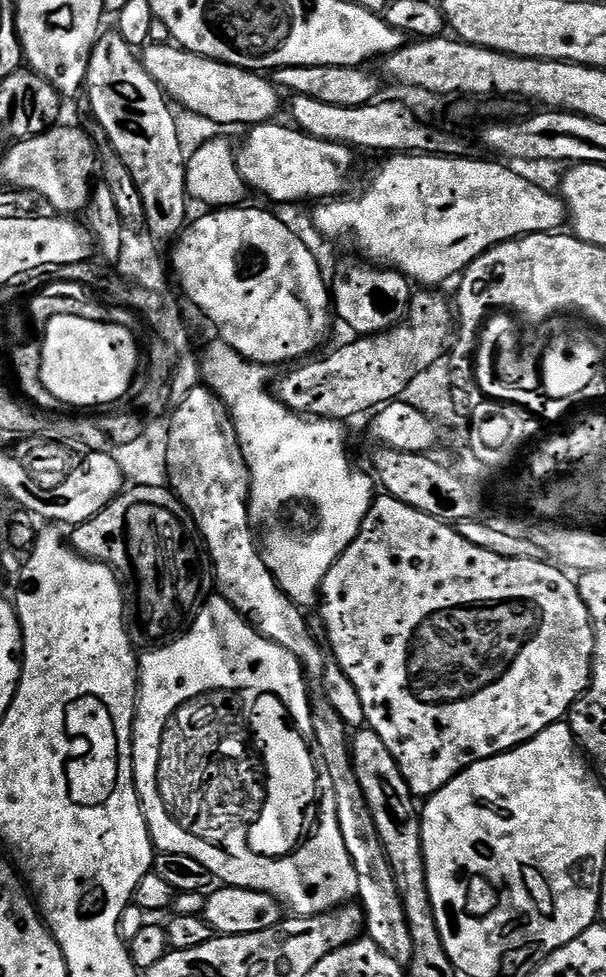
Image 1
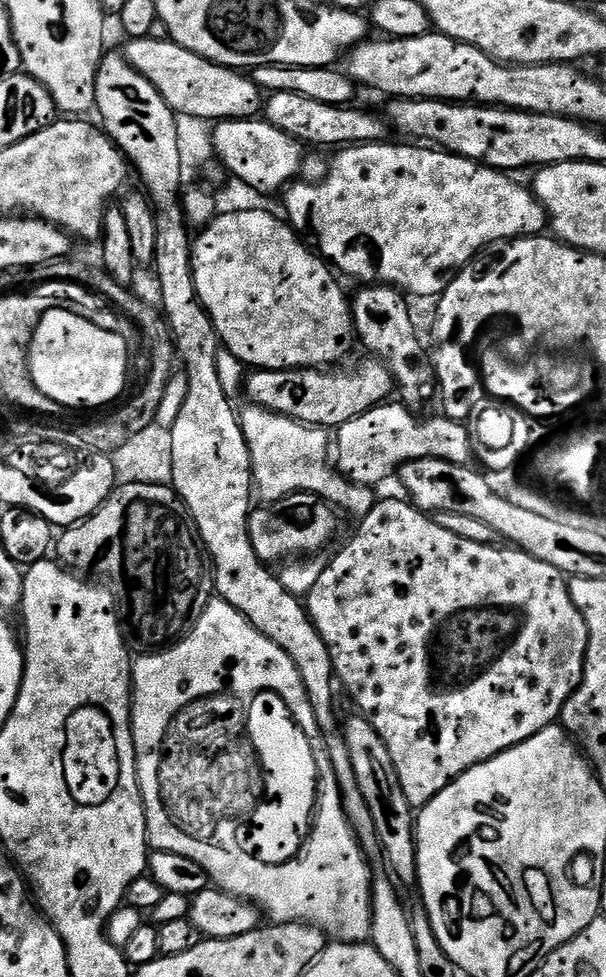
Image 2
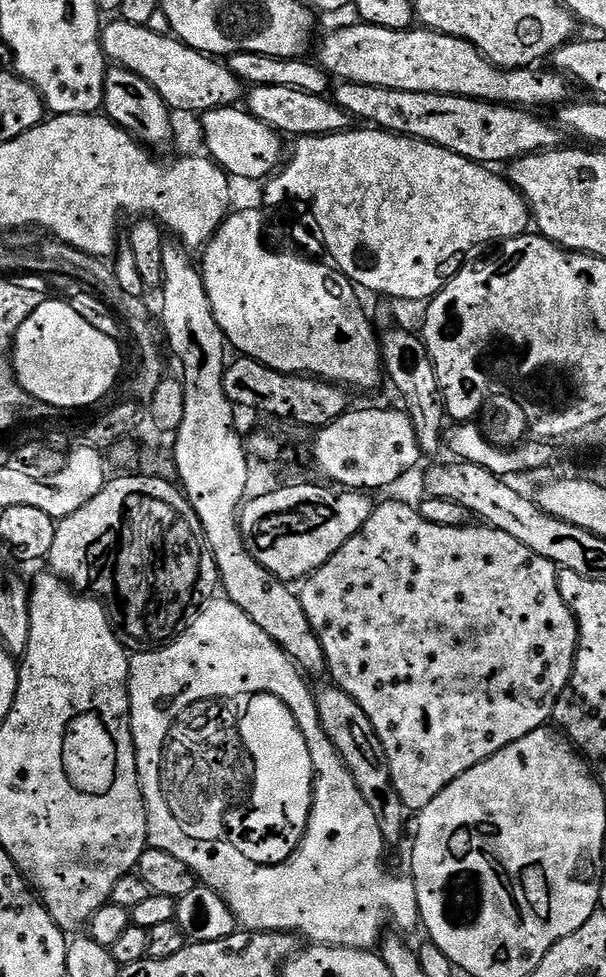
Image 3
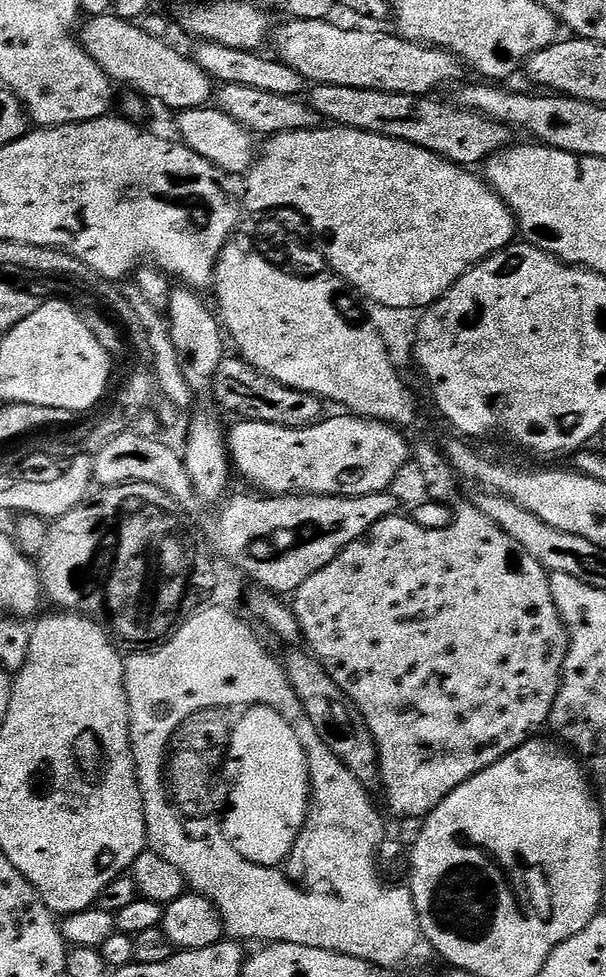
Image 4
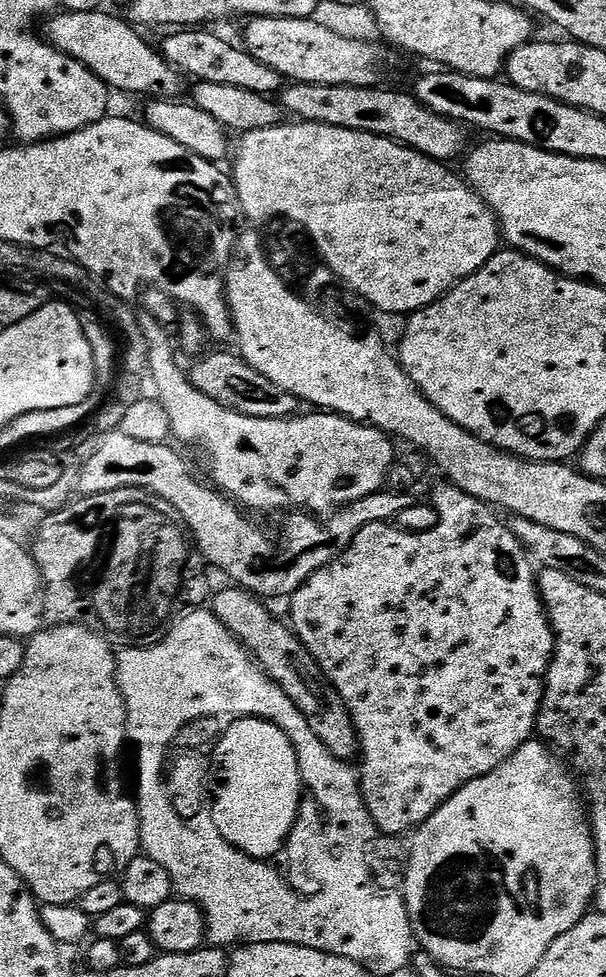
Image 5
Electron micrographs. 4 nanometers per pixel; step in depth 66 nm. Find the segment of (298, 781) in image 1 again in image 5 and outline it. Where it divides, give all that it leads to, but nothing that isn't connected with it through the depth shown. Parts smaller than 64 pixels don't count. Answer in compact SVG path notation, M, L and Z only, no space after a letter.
M244 716L228 736L224 736L224 744L220 744L220 752L216 752L216 824L220 824L220 832L232 840L232 844L240 844L240 848L248 848L248 852L256 852L256 856L268 856L268 852L276 852L280 848L280 840L284 840L284 832L288 832L288 824L292 824L292 812L296 812L296 760L292 754L296 751L290 740L284 740L276 728L268 728L268 720L259 720L257 716Z

